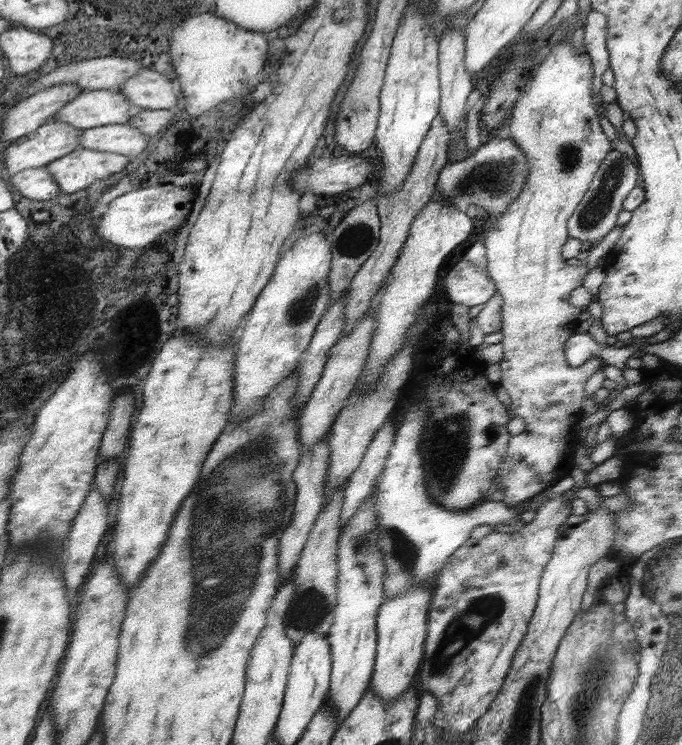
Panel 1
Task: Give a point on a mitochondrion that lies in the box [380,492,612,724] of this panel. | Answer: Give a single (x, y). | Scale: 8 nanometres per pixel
(466, 630)

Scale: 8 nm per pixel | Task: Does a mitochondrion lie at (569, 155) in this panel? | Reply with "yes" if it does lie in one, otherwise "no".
yes

